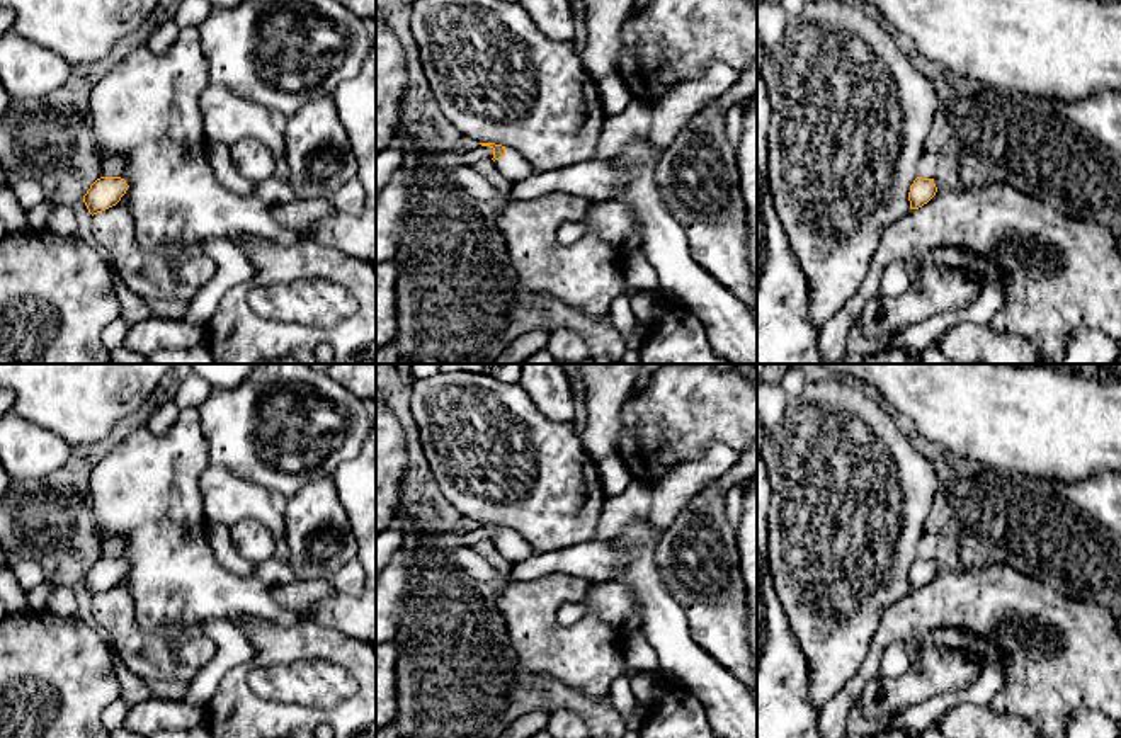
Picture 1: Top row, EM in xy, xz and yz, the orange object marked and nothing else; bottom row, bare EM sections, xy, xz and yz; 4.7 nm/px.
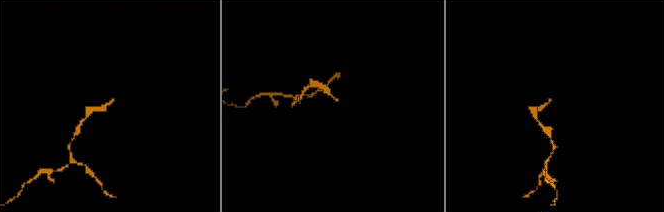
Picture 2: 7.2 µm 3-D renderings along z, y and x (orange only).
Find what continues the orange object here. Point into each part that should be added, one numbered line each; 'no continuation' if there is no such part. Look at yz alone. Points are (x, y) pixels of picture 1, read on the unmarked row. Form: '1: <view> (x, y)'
no continuation

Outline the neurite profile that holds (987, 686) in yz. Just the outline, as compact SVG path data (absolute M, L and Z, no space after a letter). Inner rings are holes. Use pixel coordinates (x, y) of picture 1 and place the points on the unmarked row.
M1000 658L983 665L978 678L970 687L942 692L920 704L910 706L907 711L893 716L886 724L883 724L883 731L924 731L939 714L959 704L970 702L975 706L990 706L1002 689L1004 670Z

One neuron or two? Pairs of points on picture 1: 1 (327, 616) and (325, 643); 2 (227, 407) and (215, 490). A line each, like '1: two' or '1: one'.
1: two
2: two

